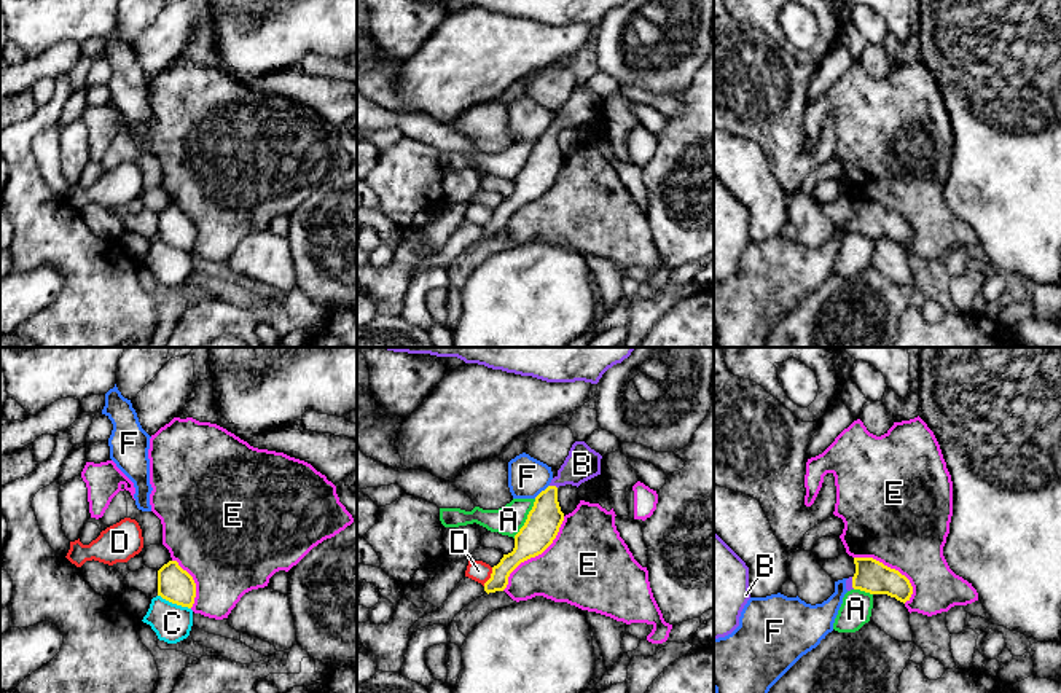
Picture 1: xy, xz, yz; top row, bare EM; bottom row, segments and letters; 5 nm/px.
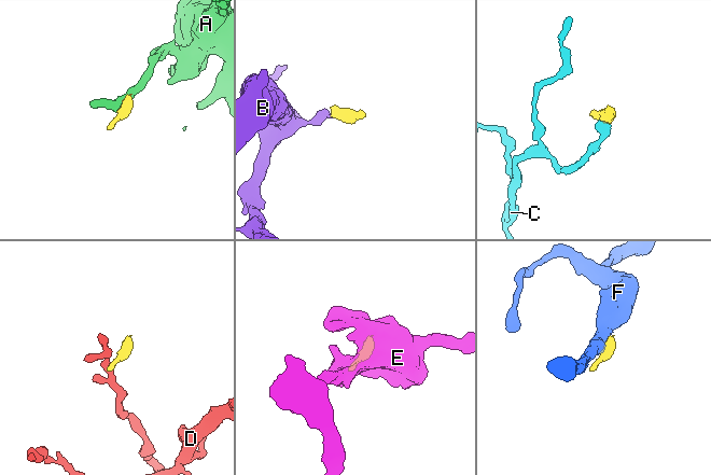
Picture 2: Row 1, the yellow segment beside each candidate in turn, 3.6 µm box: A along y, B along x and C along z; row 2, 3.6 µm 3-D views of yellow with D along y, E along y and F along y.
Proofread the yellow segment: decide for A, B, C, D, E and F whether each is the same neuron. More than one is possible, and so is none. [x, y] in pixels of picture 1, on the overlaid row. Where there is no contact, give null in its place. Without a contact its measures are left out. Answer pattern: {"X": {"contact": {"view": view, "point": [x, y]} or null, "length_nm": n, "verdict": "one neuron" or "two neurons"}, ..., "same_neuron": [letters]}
{"A": {"contact": {"view": "xz", "point": [528, 518]}, "length_nm": 240, "verdict": "two neurons"}, "B": {"contact": {"view": "xz", "point": [553, 486]}, "length_nm": 40, "verdict": "one neuron"}, "C": {"contact": {"view": "xy", "point": [174, 602]}, "length_nm": 180, "verdict": "two neurons"}, "D": {"contact": {"view": "xz", "point": [491, 577]}, "length_nm": 110, "verdict": "two neurons"}, "E": {"contact": {"view": "xz", "point": [536, 555]}, "length_nm": 500, "verdict": "two neurons"}, "F": {"contact": {"view": "xz", "point": [542, 491]}, "length_nm": 100, "verdict": "two neurons"}, "same_neuron": ["B"]}

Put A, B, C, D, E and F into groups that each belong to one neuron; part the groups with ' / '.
A / B / C / D / E / F

